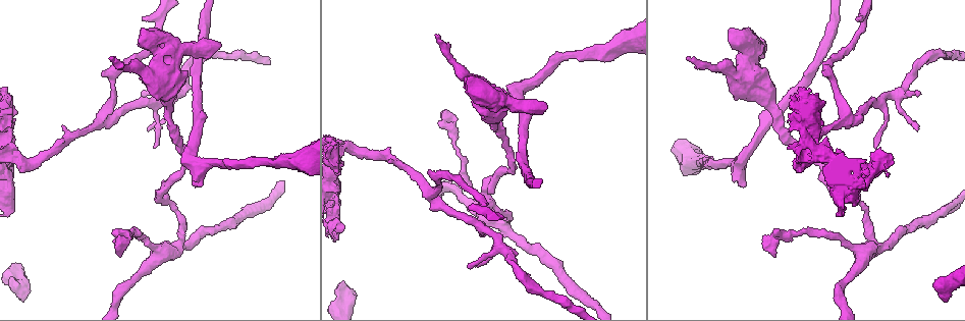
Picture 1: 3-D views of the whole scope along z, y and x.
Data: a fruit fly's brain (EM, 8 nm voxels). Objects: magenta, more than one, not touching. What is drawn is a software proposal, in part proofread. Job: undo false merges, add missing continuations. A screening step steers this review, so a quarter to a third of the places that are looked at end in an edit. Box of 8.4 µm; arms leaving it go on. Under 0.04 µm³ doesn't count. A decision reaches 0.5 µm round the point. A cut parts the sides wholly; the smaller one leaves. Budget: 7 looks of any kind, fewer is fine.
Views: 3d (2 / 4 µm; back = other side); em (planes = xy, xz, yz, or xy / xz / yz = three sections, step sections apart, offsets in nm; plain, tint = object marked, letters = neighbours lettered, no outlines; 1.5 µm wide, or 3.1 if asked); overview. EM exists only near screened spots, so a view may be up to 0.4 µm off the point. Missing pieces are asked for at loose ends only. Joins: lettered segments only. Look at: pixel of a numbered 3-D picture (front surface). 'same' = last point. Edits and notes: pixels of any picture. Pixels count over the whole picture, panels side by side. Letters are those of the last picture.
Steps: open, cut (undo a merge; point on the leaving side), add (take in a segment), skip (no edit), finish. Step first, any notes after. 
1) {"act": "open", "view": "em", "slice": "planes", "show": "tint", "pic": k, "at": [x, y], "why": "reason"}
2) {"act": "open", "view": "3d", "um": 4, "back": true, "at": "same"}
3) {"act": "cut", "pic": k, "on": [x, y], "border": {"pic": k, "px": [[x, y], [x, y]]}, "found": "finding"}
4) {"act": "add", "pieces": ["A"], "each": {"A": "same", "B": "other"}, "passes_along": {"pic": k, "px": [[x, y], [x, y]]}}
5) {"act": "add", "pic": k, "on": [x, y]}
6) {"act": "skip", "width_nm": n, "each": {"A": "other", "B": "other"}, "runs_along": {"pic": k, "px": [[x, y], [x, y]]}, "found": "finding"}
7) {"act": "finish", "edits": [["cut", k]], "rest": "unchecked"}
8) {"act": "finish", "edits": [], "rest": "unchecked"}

{"act": "open", "view": "em", "slice": "xz", "step": 4, "show": "letters", "pic": 1, "at": [504, 225], "why": "sudden change in width"}

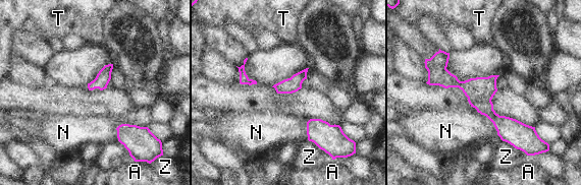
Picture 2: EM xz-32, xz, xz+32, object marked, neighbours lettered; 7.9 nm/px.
{"act": "skip", "longest_contact_nm": ["N", 260], "each": {"A": "other", "N": "other", "T": "other", "Z": "other"}, "runs_along": {"pic": 2, "px": [[430, 73], [464, 85], [510, 130], [531, 130]]}, "found": "all the same neuron"}

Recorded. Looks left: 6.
{"act": "open", "view": "3d", "um": 2, "pic": 1, "at": [738, 184], "why": "branch stops here"}

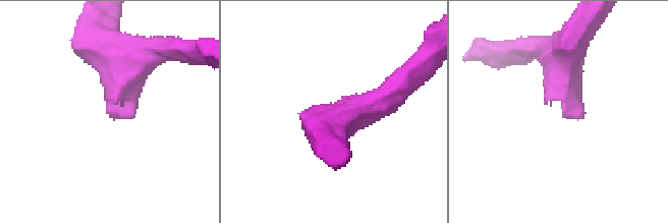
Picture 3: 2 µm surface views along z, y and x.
{"act": "open", "view": "em", "slice": "planes", "show": "letters", "pic": 3, "at": [133, 115]}

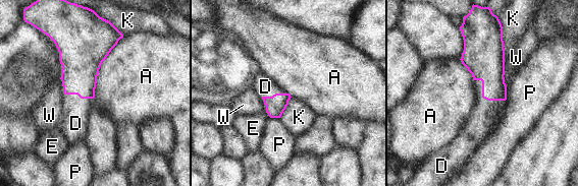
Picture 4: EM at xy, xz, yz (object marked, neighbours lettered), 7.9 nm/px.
{"act": "add", "pieces": ["D"], "longest_contact_nm": ["A", 550], "each": {"A": "other", "D": "same", "E": "other", "K": "other", "P": "other", "W": "other"}, "passes_along": {"pic": 4, "px": [[488, 66], [482, 97], [484, 114]]}, "found": "it goes on there"}

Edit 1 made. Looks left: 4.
{"act": "open", "view": "overview"}

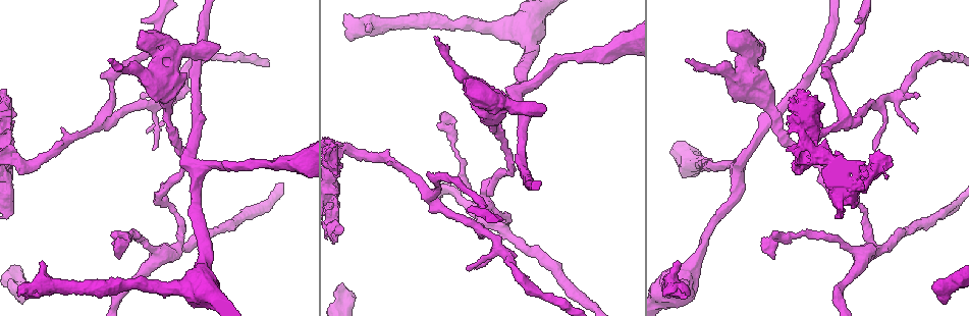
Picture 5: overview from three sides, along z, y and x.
{"act": "open", "view": "3d", "um": 4, "pic": 5, "at": [109, 62], "why": "an open end"}

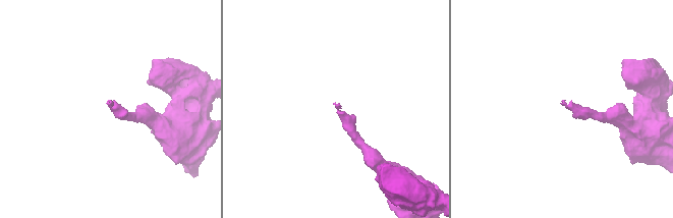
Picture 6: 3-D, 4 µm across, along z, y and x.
{"act": "open", "view": "em", "slice": "planes", "show": "tint", "pic": 6, "at": [562, 102]}

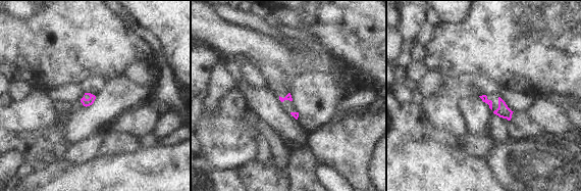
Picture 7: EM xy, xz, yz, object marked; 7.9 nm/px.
{"act": "open", "view": "em", "slice": "planes", "show": "letters", "at": "same"}

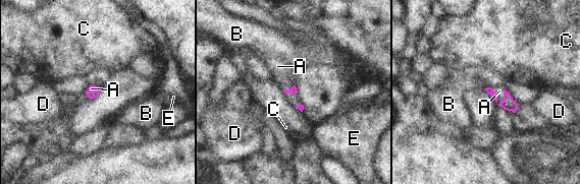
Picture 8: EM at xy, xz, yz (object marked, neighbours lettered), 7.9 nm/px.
{"act": "add", "pieces": ["A"], "each": {"A": "same", "B": "other", "C": "other", "D": "other", "E": "other"}, "passes_along": {"pic": 8, "px": [[489, 90], [496, 96], [499, 90]]}, "found": "the neuron continues"}

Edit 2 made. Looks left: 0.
{"act": "finish", "edits": [["add", 4], ["add", 8]], "rest": "unchecked"}

